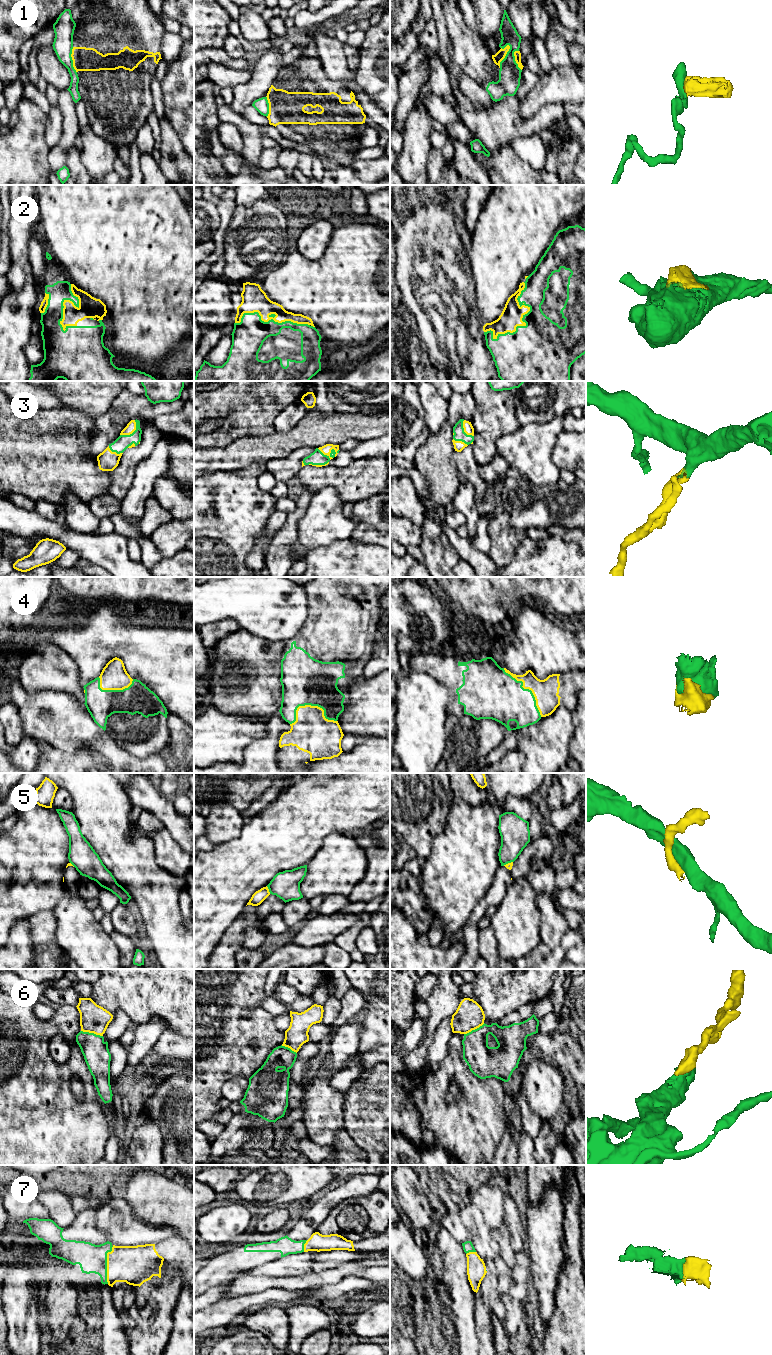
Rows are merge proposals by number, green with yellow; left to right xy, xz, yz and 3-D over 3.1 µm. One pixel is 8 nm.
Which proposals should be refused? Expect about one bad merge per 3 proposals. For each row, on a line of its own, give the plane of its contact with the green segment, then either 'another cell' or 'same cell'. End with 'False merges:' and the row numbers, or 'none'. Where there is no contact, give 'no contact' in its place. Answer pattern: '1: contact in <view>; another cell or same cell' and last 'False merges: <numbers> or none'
1: contact in yz; another cell
2: contact in yz; same cell
3: contact in xy; same cell
4: contact in xz; same cell
5: contact in xz; same cell
6: contact in xy; another cell
7: contact in xy; same cell
False merges: 1, 6

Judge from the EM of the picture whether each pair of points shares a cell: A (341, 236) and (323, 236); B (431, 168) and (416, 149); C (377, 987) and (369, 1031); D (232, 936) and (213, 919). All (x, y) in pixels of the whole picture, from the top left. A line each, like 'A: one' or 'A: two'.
A: two
B: two
C: one
D: two

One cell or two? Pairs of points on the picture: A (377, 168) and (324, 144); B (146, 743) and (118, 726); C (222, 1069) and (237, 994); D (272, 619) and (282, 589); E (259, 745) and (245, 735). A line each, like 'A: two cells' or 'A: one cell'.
A: two cells
B: one cell
C: one cell
D: one cell
E: two cells

